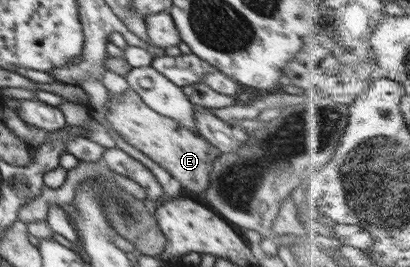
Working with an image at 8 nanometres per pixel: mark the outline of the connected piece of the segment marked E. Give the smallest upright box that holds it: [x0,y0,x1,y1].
[104,87,220,194]

